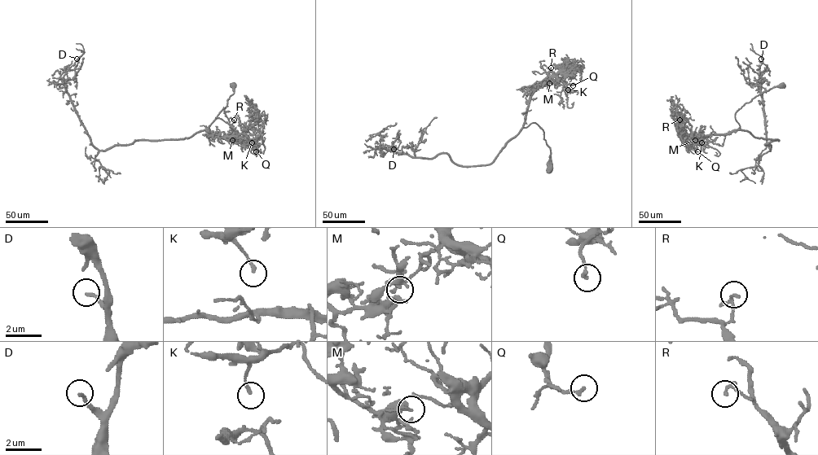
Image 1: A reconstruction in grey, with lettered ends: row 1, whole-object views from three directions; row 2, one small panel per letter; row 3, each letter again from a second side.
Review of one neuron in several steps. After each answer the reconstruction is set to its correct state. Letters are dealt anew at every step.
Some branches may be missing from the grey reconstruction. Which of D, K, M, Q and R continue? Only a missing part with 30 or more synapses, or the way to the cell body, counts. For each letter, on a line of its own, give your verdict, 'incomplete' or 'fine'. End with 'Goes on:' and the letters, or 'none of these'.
D: fine
K: fine
M: fine
Q: fine
R: fine
Goes on: none of these

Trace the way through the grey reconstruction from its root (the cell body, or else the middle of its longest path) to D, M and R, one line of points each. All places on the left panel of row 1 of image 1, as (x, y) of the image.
D: (231, 85), (227, 105), (190, 137), (98, 150), (65, 87), (76, 59)
M: (231, 85), (234, 93), (227, 100), (227, 105), (206, 129), (210, 134), (232, 140)
R: (231, 85), (234, 93), (227, 105), (206, 129), (210, 134), (235, 136), (236, 131), (230, 125), (234, 120)

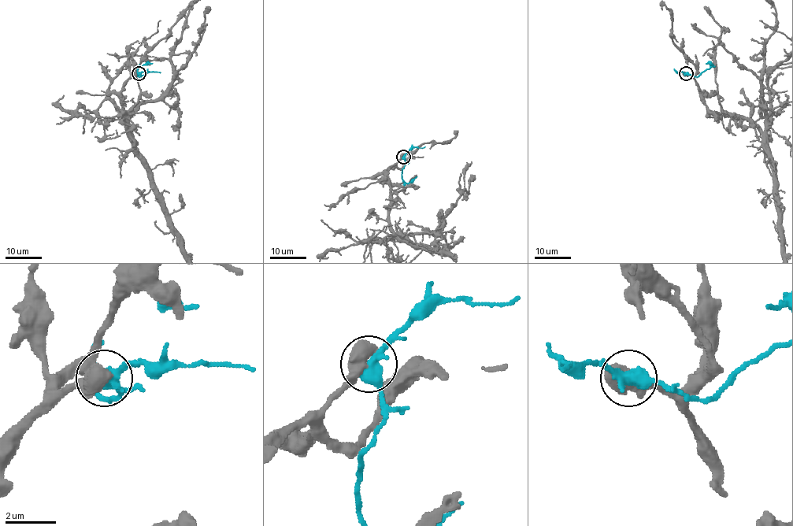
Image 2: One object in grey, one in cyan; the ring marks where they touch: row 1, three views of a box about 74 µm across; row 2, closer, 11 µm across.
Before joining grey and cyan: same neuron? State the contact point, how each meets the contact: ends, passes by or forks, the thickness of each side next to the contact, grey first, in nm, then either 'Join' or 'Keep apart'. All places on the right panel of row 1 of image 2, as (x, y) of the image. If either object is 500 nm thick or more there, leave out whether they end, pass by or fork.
Place: (686, 73). Thickness 850 nm (grey) against 500 nm. Keep apart

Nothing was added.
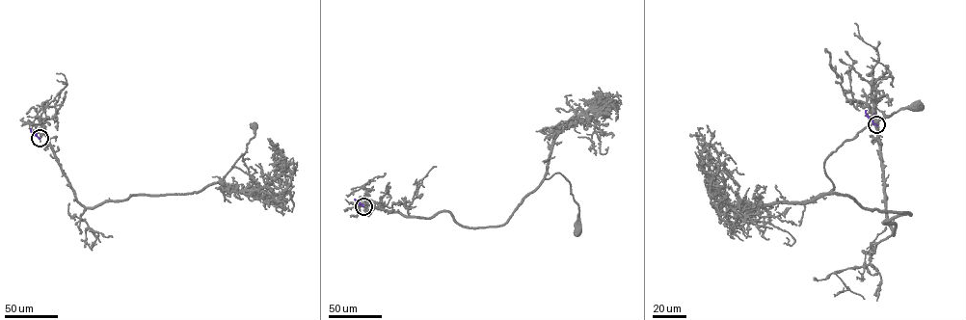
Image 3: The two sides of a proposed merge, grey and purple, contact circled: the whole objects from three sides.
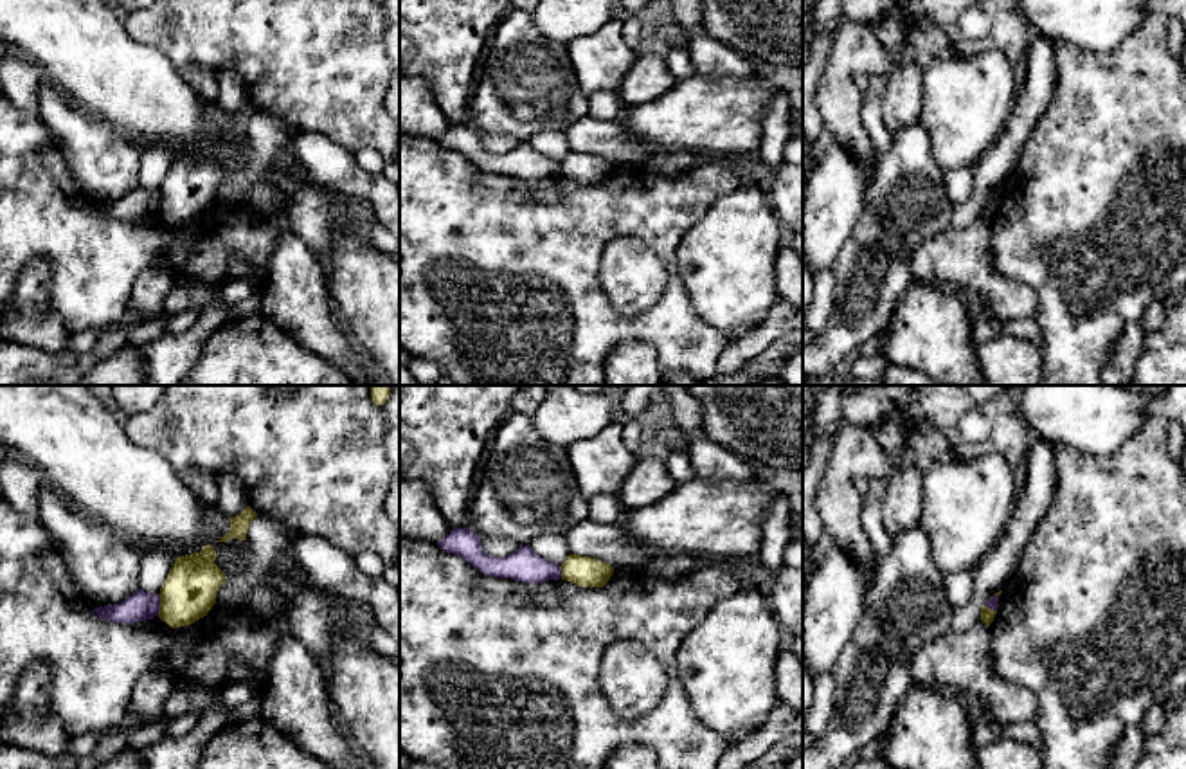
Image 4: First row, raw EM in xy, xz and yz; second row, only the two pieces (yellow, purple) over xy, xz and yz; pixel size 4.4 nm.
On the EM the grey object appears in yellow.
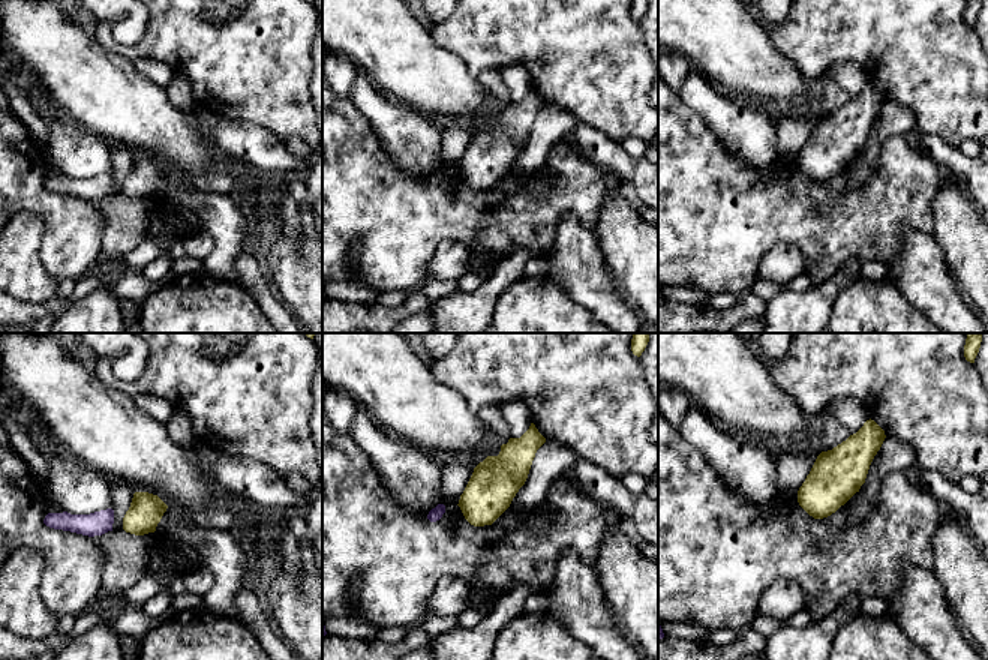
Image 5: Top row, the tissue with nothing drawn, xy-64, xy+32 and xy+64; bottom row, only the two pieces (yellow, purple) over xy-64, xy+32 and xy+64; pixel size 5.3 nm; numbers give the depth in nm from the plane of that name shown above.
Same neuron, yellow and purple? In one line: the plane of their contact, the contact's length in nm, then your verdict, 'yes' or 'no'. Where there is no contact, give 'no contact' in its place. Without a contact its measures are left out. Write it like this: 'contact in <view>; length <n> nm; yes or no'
contact in xy; length 100 nm; no

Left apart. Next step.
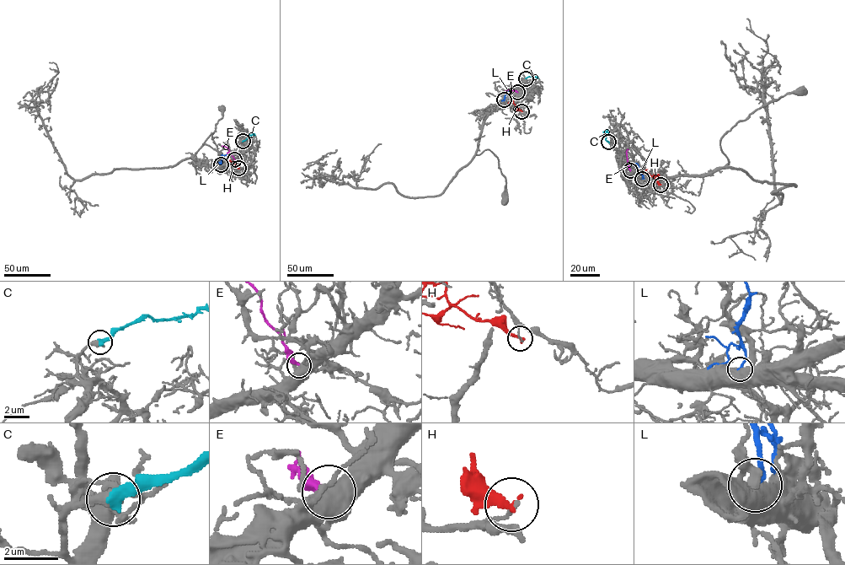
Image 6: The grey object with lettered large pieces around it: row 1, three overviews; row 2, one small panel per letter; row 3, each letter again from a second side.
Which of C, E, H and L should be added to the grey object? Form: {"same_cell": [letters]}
{"same_cell": ["C"]}

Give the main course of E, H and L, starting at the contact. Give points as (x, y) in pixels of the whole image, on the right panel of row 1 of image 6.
E: (630, 170), (626, 153), (628, 149)
H: (660, 185), (645, 172), (647, 169)
L: (642, 179), (637, 164), (630, 163)

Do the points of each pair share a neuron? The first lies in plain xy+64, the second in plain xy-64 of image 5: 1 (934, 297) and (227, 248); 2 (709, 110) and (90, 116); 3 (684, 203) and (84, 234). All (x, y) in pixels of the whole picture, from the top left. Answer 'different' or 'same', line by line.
1: same
2: different
3: same

